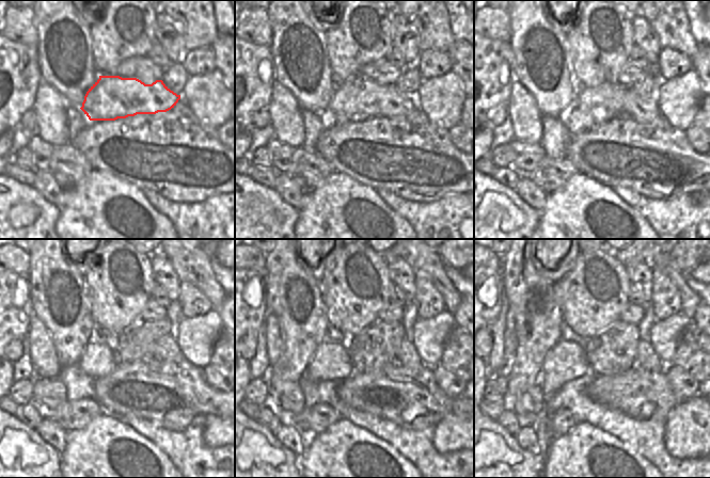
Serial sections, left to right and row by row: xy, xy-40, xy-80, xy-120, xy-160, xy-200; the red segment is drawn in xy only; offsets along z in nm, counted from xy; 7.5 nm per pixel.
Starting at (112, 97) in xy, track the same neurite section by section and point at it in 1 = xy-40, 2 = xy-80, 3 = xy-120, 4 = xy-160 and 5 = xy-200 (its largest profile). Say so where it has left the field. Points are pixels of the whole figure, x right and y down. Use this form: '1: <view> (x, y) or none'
1: xy-40 (359, 98)
2: xy-80 (609, 100)
3: xy-120 (166, 349)
4: xy-160 (408, 356)
5: xy-200 (647, 357)

